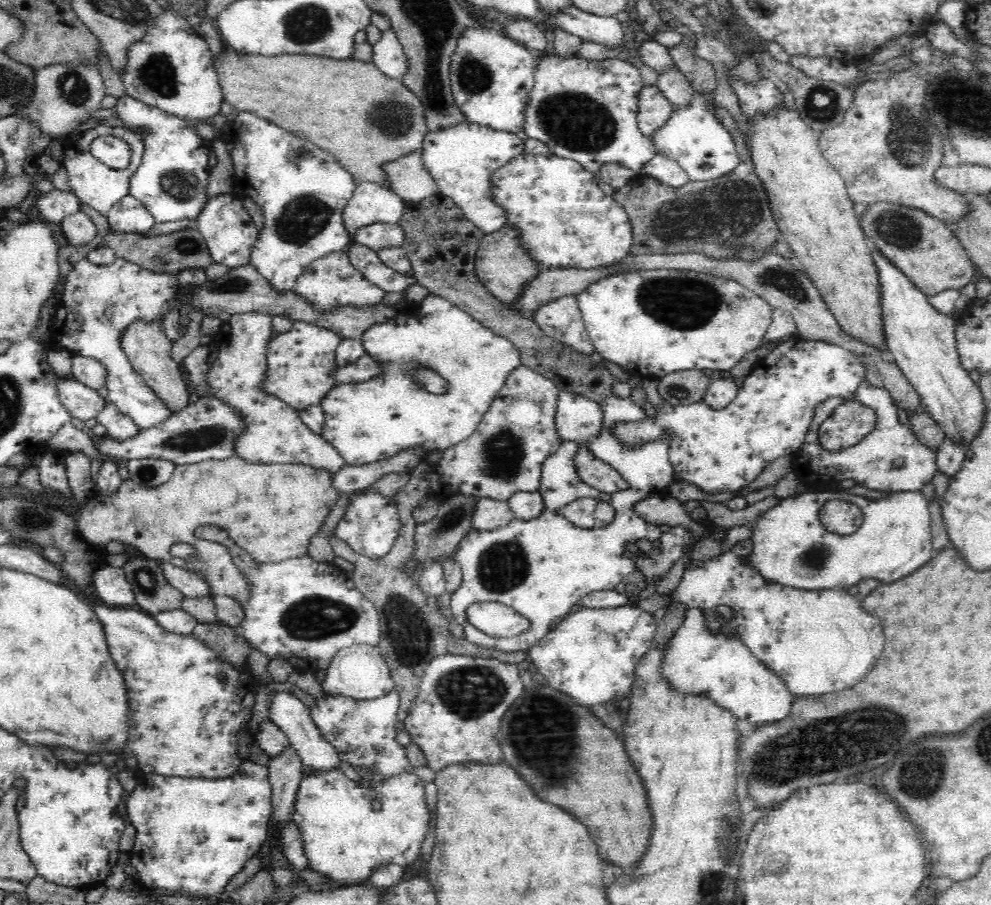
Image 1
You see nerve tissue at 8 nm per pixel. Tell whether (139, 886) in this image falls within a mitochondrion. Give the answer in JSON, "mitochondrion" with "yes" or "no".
{"mitochondrion":"no"}

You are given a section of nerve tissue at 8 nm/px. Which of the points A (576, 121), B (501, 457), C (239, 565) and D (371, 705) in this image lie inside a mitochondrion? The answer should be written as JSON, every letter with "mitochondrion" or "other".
{"A":"mitochondrion","B":"mitochondrion","C":"other","D":"other"}

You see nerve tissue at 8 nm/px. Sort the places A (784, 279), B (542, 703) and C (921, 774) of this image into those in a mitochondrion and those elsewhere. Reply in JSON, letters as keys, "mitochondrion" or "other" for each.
{"A":"mitochondrion","B":"mitochondrion","C":"mitochondrion"}

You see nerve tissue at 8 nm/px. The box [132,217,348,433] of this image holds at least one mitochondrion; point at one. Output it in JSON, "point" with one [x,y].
{"point":[241,287]}

